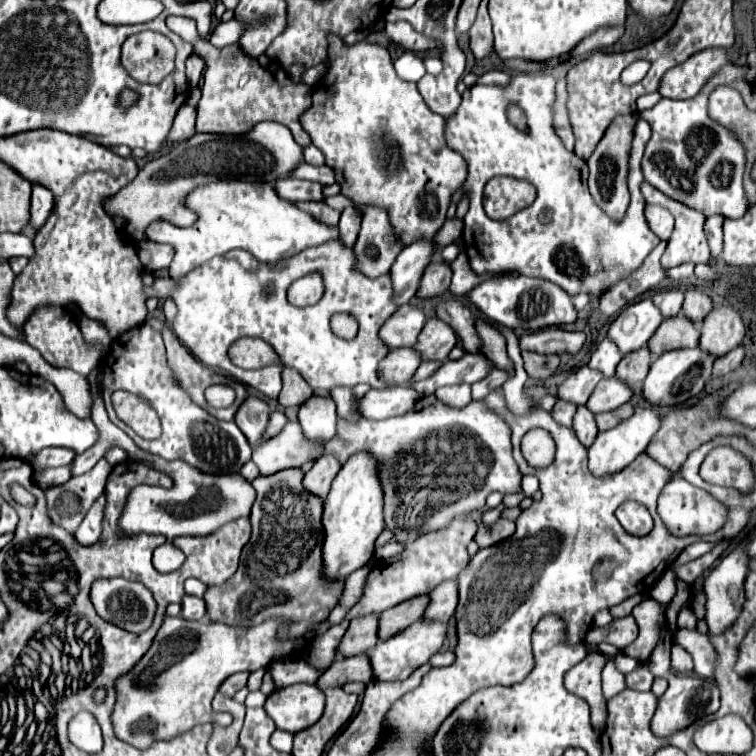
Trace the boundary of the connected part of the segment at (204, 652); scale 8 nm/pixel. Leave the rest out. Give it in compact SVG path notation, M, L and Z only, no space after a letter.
M167 618L161 624L159 634L155 636L149 652L133 666L133 672L127 672L115 684L115 708L113 708L113 730L115 736L135 748L149 748L149 744L157 740L171 740L171 736L179 736L181 732L191 730L197 724L211 722L213 710L211 700L217 694L221 682L241 670L247 668L265 668L271 660L277 658L277 646L283 644L277 640L277 628L283 626L283 620L265 620L253 628L233 628L219 622L191 622L183 618Z

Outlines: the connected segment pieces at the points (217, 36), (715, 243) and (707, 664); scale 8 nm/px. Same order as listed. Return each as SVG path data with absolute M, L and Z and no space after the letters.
M229 20L229 22L221 22L215 26L215 30L209 34L211 38L211 44L215 48L225 48L225 46L231 46L231 44L237 44L239 36L243 34L245 26L237 20Z
M709 216L705 222L705 234L709 240L709 248L713 256L719 256L723 248L723 221L722 216Z
M677 628L675 630L675 642L681 644L693 656L697 676L713 678L713 668L717 662L717 650L709 642L707 634L699 634L697 630Z

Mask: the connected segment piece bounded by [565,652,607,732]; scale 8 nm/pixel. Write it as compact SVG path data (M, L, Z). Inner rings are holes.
M589 652L585 662L573 666L565 674L565 688L589 704L591 724L595 732L603 732L605 728L605 698L601 694L601 672L605 660L607 658L603 654Z

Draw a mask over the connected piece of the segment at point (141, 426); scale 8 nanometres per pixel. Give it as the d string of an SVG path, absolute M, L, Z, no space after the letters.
M117 390L111 396L117 416L141 438L155 440L161 436L161 422L155 410L139 396L125 390Z

